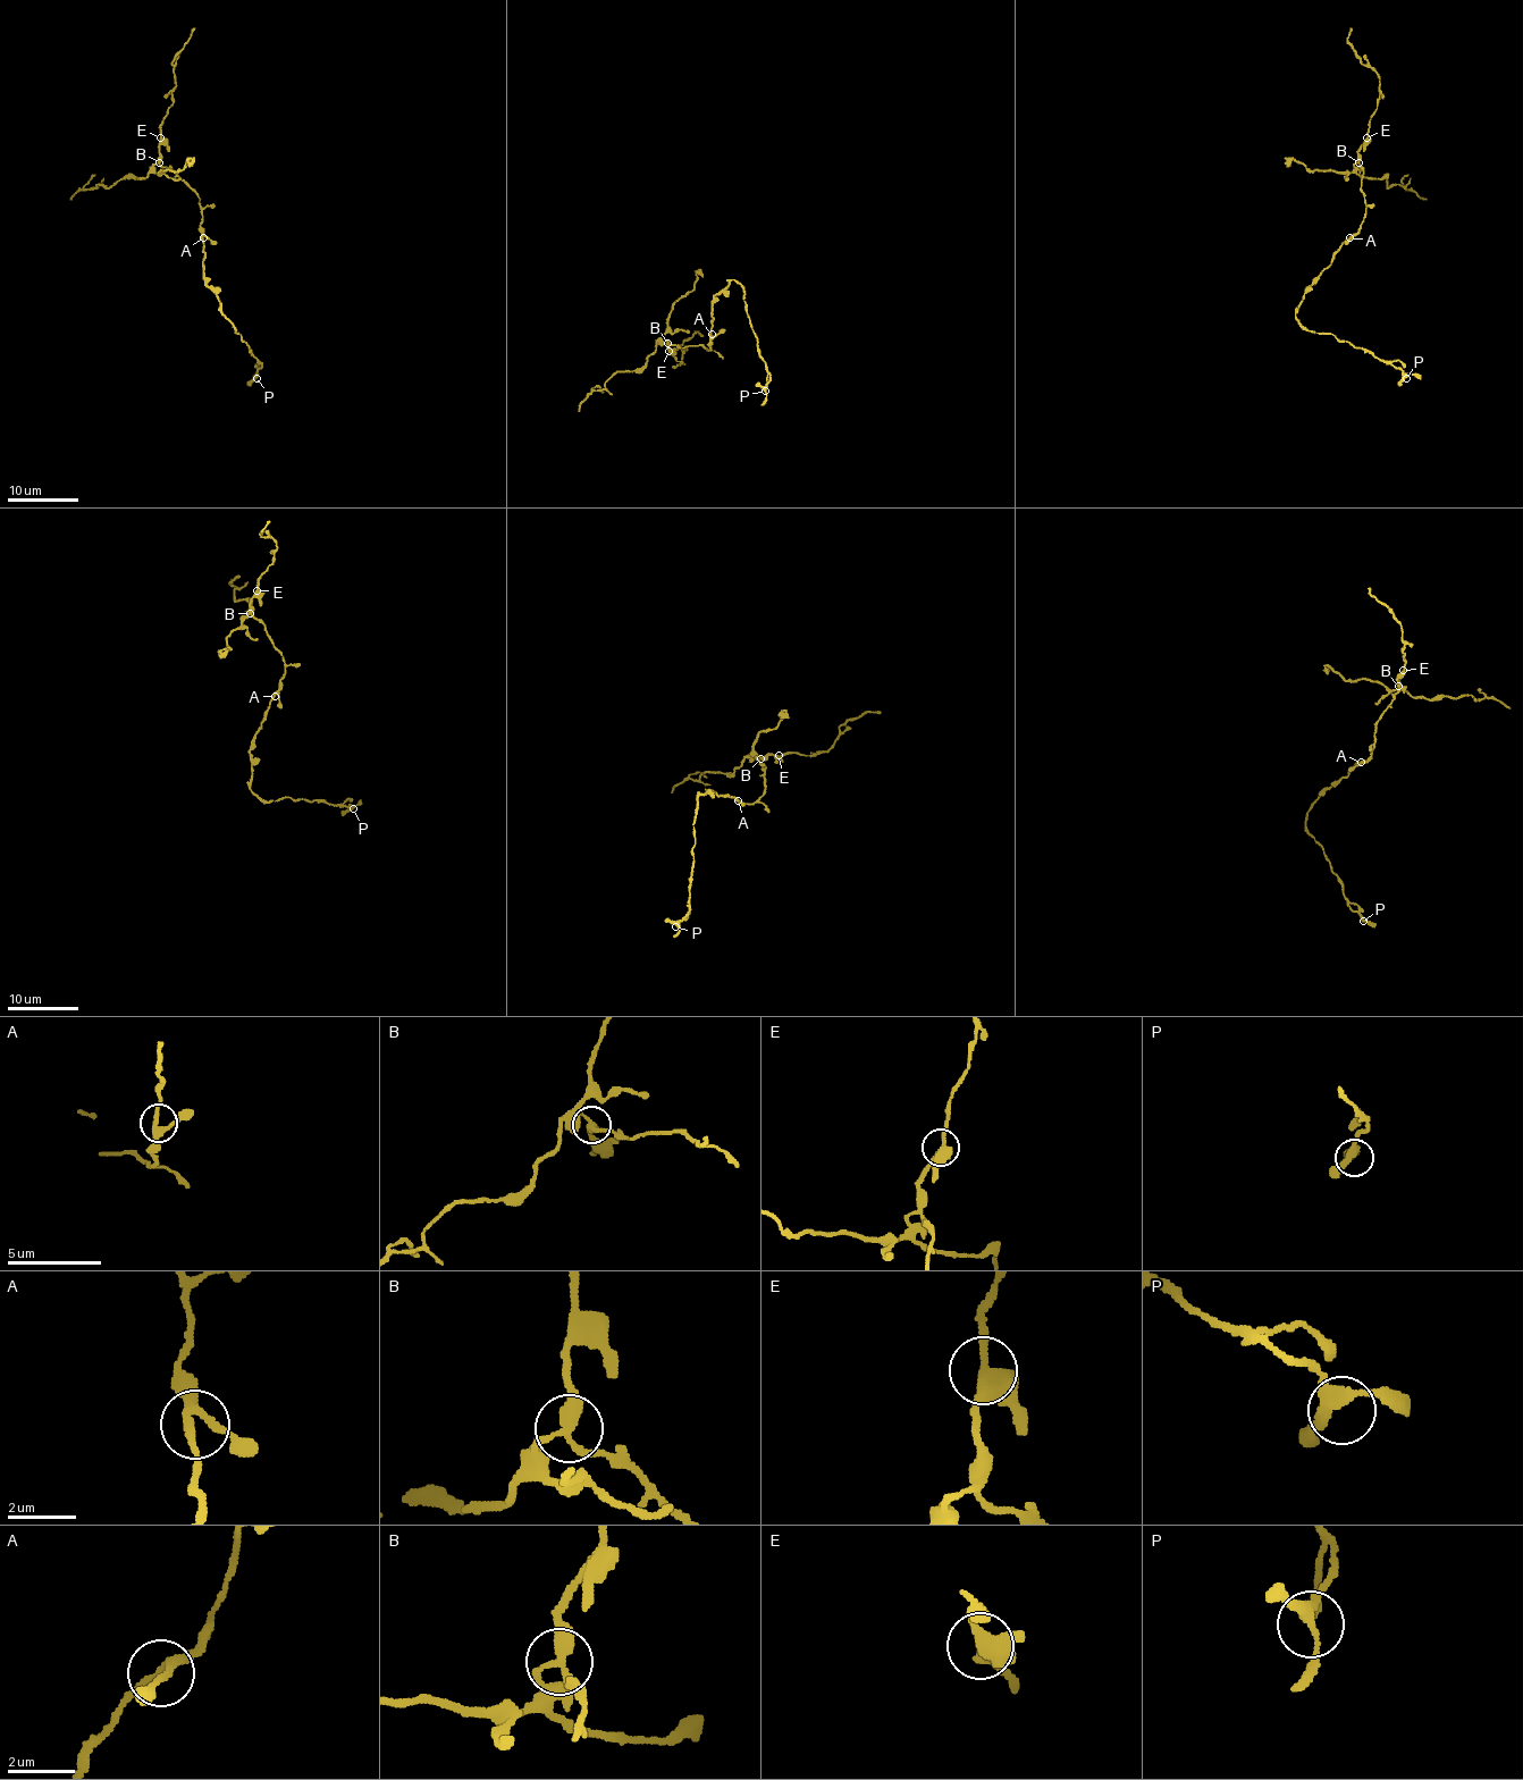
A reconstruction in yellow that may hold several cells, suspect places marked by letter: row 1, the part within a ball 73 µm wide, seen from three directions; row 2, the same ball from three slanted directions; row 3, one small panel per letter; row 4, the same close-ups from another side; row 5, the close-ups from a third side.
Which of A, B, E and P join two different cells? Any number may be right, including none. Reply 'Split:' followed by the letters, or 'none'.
Split: B

